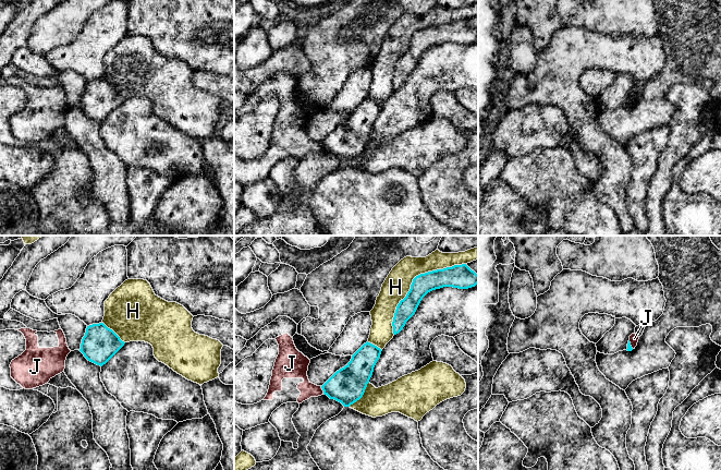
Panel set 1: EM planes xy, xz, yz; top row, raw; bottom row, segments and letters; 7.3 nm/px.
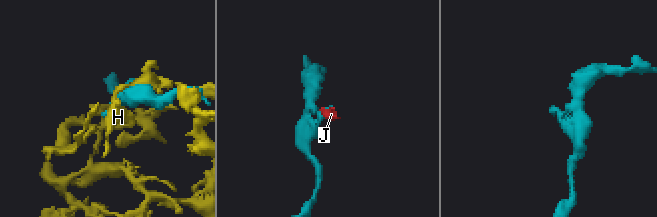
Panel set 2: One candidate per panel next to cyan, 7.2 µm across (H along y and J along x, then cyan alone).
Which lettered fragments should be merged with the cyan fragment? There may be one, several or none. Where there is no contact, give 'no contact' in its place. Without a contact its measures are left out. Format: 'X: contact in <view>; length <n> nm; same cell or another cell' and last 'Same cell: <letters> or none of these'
H: contact in xz; length 750 nm; another cell
J: contact in xz; length 60 nm; another cell
Same cell: none of these

